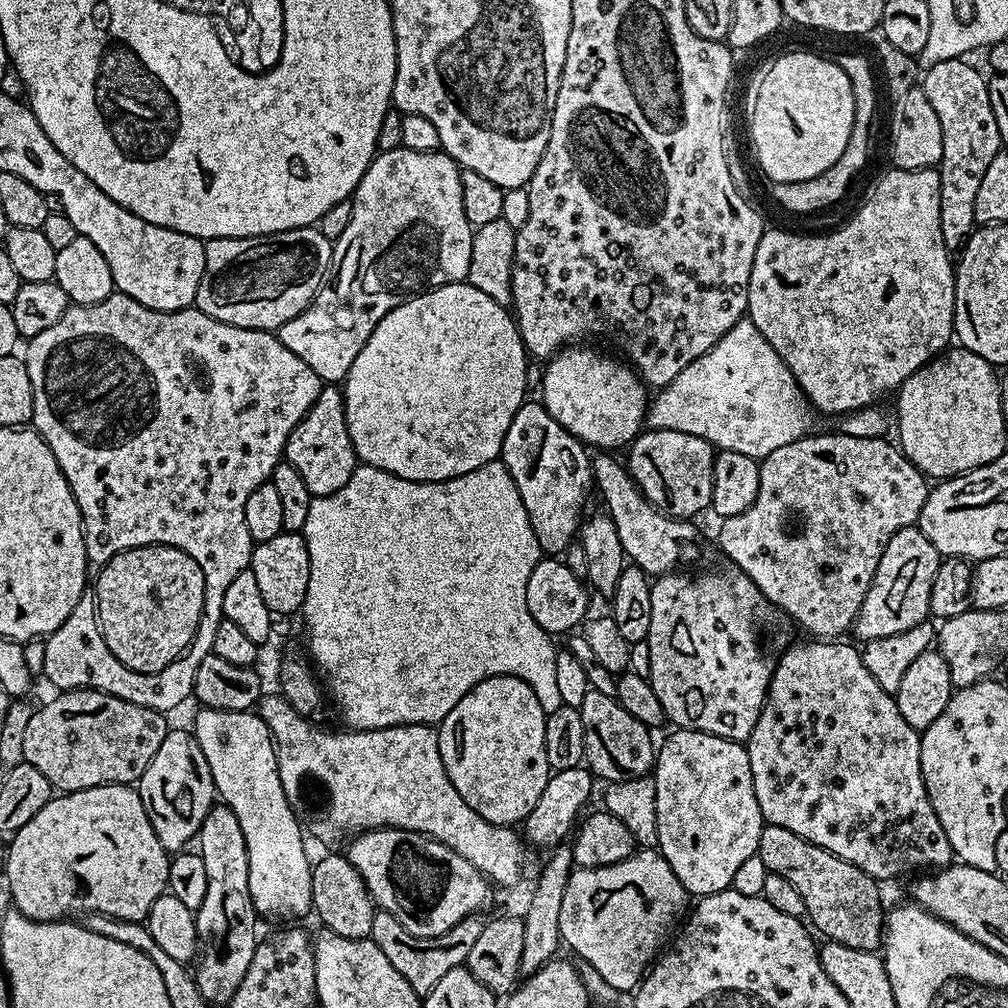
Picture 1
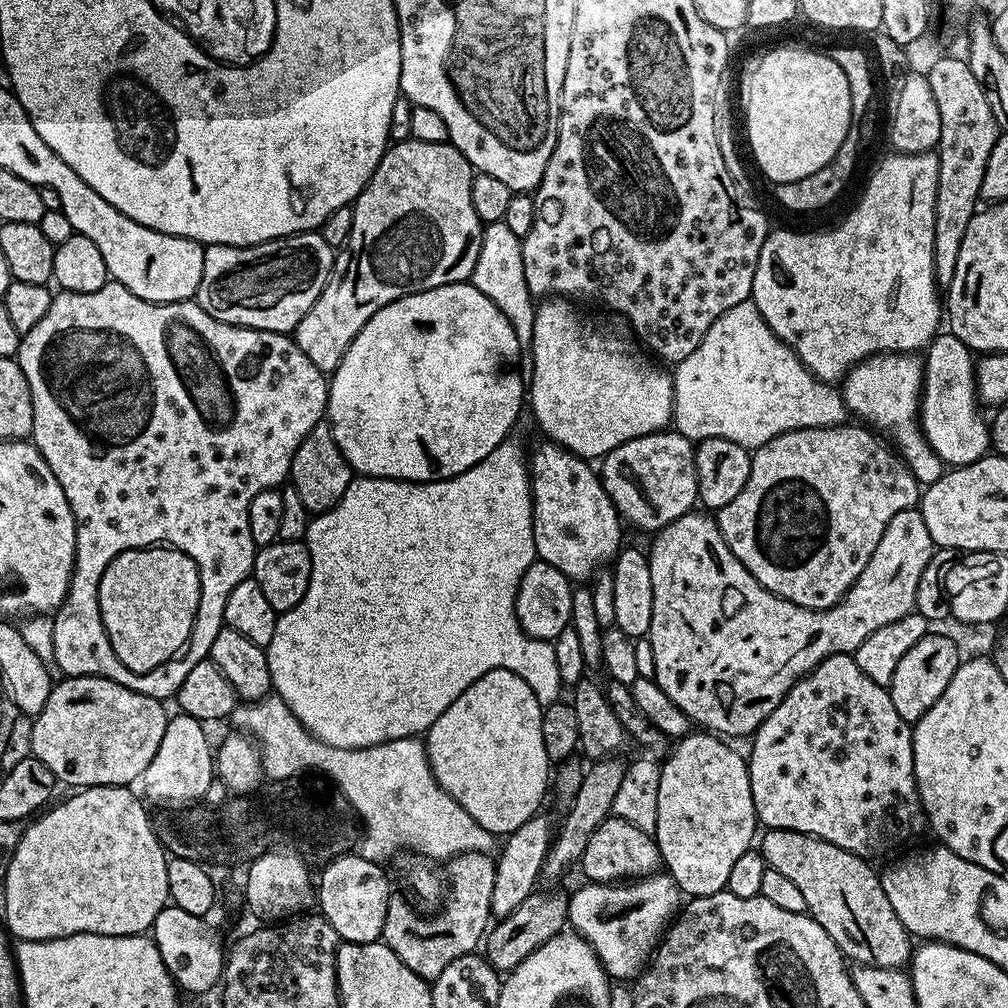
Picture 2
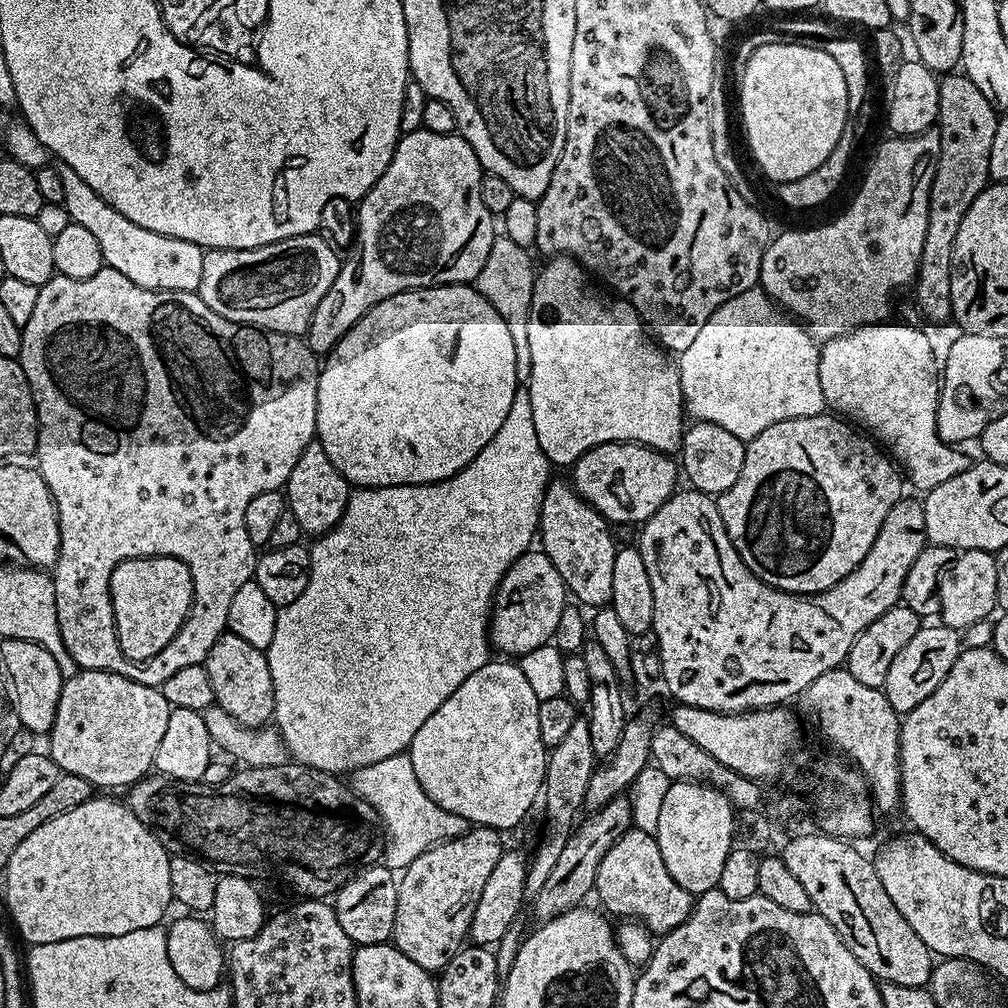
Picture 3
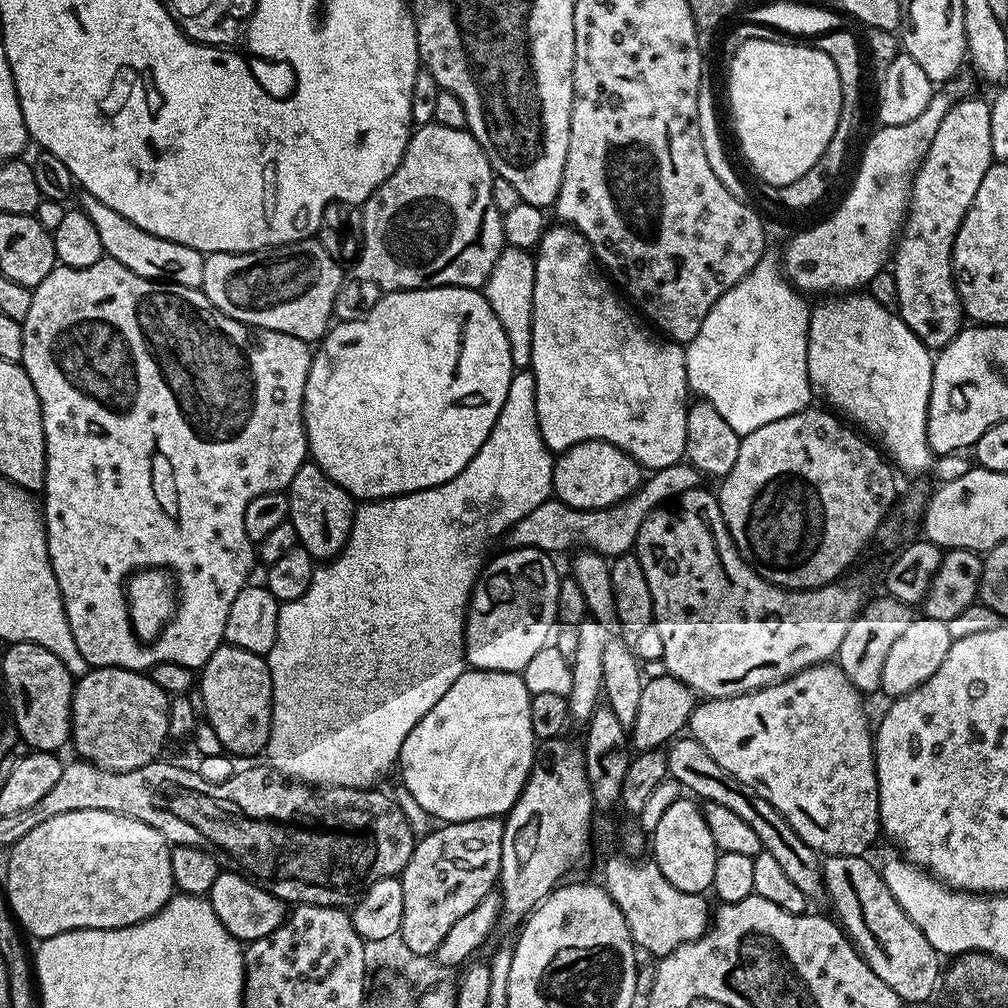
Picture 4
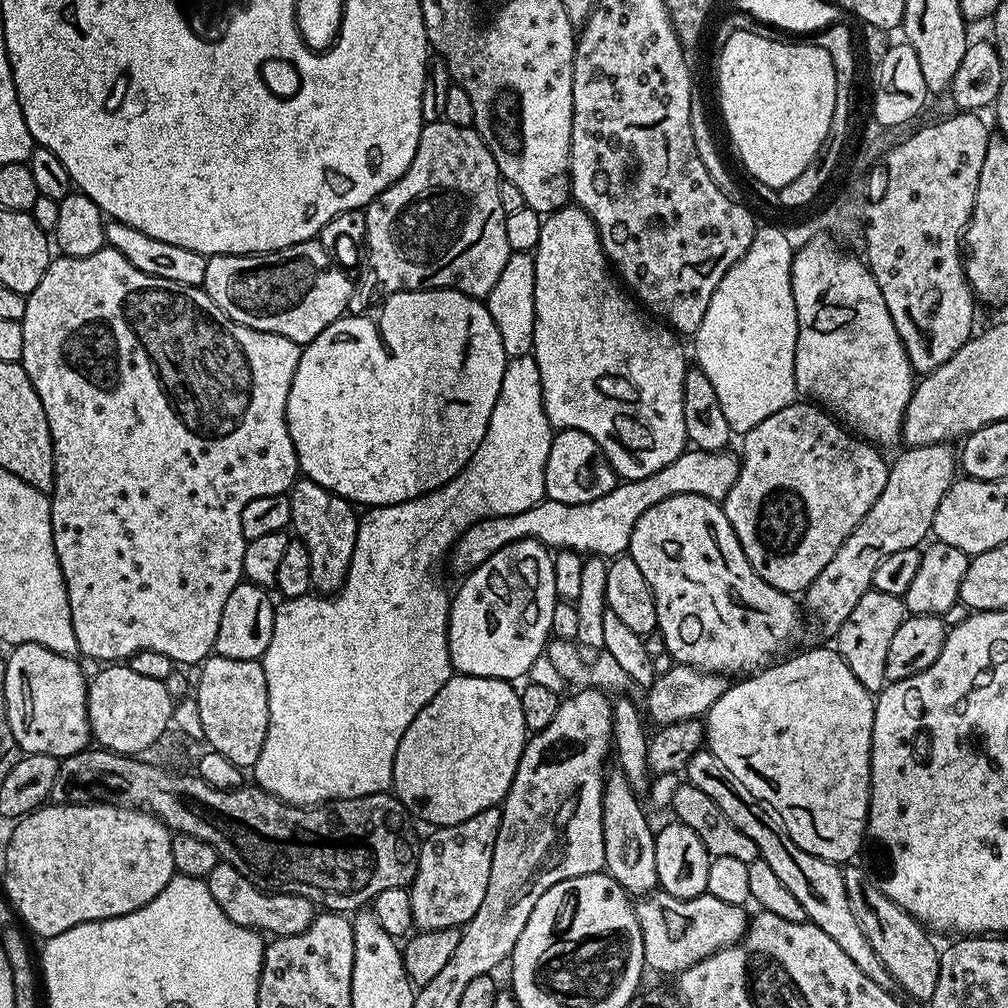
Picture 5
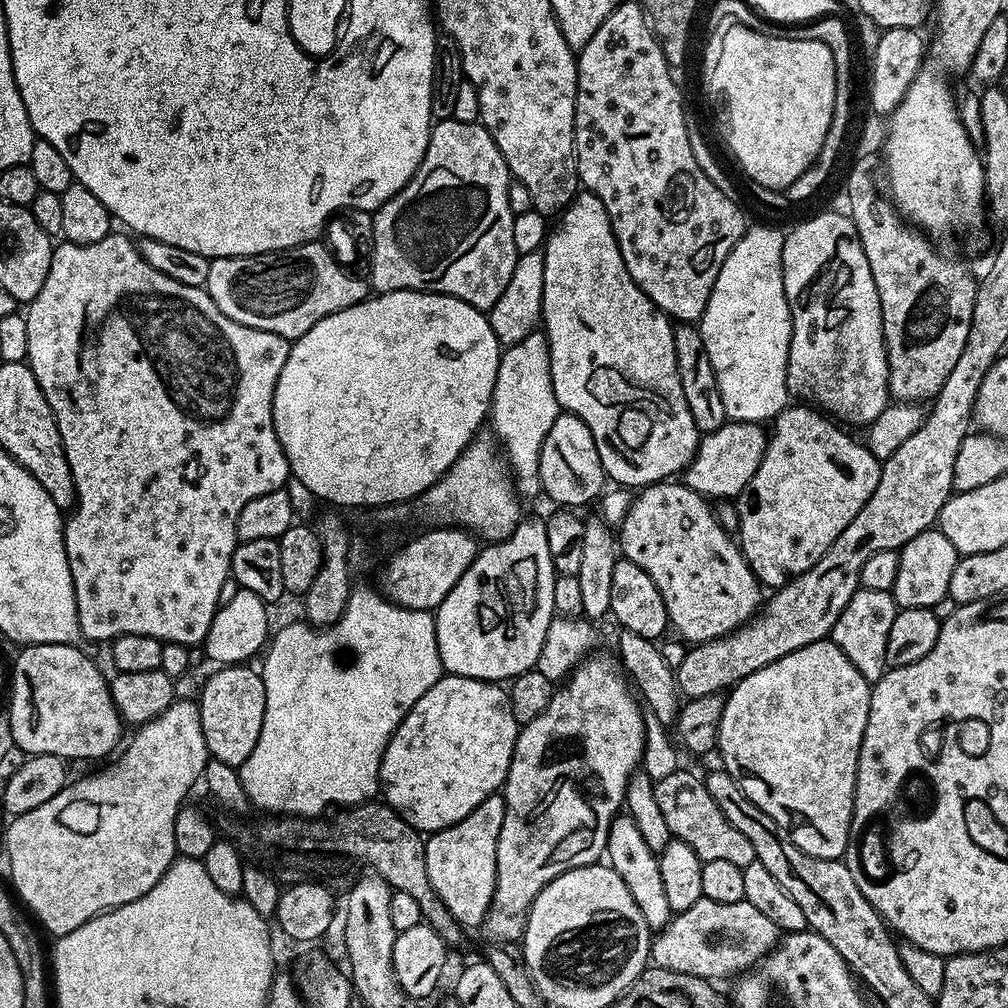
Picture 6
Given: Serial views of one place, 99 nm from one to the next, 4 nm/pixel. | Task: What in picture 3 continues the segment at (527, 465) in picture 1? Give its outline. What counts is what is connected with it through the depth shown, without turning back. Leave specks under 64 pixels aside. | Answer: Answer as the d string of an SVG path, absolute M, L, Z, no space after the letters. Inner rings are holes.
M553 479L548 489L544 491L544 500L540 504L540 527L538 529L539 547L548 555L554 570L562 578L565 589L572 592L581 600L579 603L592 604L593 609L611 605L612 591L614 590L614 558L618 541L612 537L613 529L610 527L604 515L591 508L582 497L576 493L567 479Z

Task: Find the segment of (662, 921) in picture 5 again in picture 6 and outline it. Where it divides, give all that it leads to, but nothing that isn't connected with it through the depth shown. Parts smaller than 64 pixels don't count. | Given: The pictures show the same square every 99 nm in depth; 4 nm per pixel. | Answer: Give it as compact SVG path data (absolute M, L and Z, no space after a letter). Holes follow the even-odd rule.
M701 898L698 902L694 902L694 906L690 906L690 910L685 912L675 913L669 920L668 924L663 929L655 933L654 939L650 944L650 960L655 967L665 968L671 972L681 972L682 974L690 974L691 976L701 976L704 980L711 980L713 982L720 982L723 976L732 976L731 978L739 977L741 974L748 971L748 969L754 967L760 963L778 943L778 930L774 926L774 922L770 922L770 918L766 918L761 914L759 910L754 910L754 906L750 906L745 899L738 902L714 902L713 900L706 900Z

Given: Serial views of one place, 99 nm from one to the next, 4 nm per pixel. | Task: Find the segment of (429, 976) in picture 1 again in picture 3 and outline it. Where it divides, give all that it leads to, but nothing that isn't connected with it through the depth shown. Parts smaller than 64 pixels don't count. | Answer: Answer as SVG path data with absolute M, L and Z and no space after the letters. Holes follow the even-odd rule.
M469 827L467 832L458 838L434 845L430 850L418 854L410 866L403 869L398 880L398 910L394 918L394 930L391 943L410 962L418 962L430 974L439 973L454 958L454 954L465 947L472 930L474 910L478 906L478 898L482 898L482 890L486 890L486 881L494 874L494 866L498 866L498 858L506 850L506 844L500 841L501 833L495 828Z

